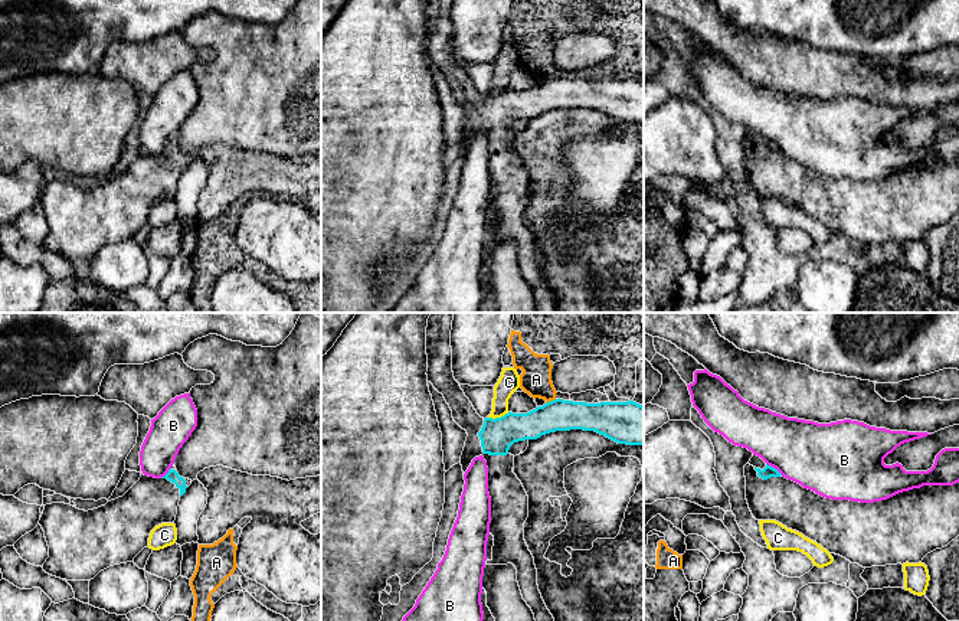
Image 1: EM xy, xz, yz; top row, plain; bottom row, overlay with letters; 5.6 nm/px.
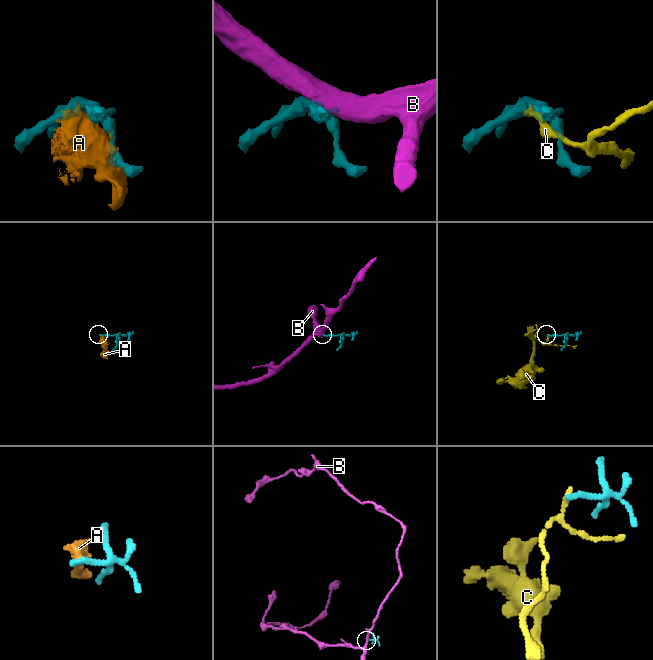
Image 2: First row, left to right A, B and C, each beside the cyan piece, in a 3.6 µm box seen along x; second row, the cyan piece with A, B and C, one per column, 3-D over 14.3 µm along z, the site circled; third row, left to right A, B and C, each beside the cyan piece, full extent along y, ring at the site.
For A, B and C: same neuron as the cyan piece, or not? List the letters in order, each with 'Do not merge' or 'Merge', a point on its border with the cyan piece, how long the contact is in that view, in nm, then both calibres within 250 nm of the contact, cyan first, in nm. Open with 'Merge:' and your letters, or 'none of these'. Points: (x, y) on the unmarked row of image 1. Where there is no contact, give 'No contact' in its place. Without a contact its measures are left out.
Merge: none of these
A: Do not merge. Touches cyan at xz (550, 78). Shared border 70 nm. Thickness 180 nm (cyan) against 180 nm
B: Do not merge. Touches cyan at yz (775, 146). Shared border 120 nm. Thickness 70 nm (cyan) against 360 nm
C: Do not merge. Touches cyan at xz (498, 95). Shared border 120 nm. Thickness 190 nm (cyan) against 120 nm

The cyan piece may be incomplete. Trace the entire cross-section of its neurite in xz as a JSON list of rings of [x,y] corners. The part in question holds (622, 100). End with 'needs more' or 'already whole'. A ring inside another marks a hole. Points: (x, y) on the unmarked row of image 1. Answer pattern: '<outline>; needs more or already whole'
[[[428,0],[426,32],[428,59],[444,72],[452,88],[454,98],[467,108],[468,114],[461,133],[462,148],[468,147],[475,134],[482,133],[488,144],[488,170],[491,174],[490,210],[494,213],[492,236],[487,242],[513,241],[517,246],[517,259],[523,277],[531,285],[536,297],[537,313],[559,313],[553,292],[547,287],[537,262],[534,235],[524,218],[524,200],[528,195],[528,173],[513,150],[514,133],[508,130],[514,120],[537,117],[556,108],[583,107],[595,108],[606,115],[626,122],[644,122],[644,84],[634,79],[586,81],[554,76],[527,91],[508,89],[501,95],[481,95],[465,73],[452,49],[451,24],[452,0]]]; needs more

